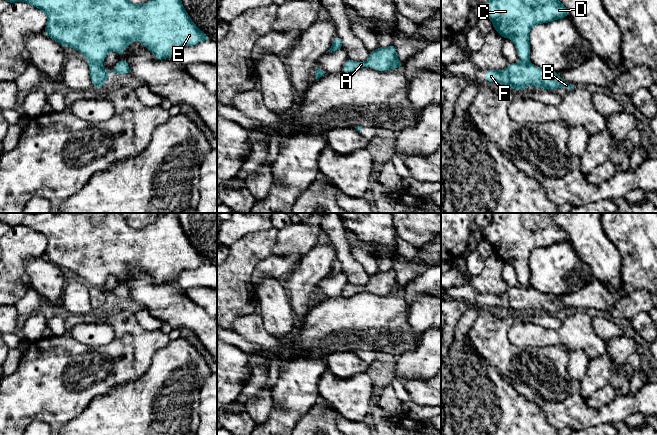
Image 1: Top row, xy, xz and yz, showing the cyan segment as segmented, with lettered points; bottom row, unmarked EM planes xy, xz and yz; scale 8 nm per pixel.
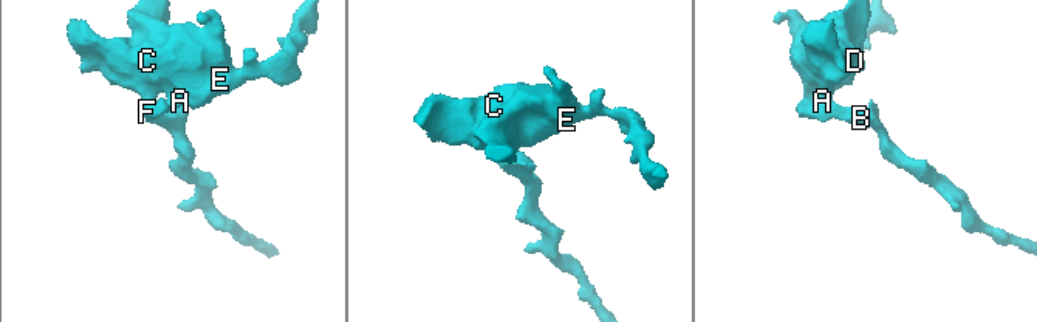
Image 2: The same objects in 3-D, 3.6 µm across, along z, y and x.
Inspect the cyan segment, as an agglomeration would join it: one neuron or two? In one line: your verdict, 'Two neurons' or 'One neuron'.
Two neurons

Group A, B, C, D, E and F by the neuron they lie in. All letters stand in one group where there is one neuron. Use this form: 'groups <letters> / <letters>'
groups A C D E / B F

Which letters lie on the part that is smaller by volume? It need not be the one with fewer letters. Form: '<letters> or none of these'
B, F

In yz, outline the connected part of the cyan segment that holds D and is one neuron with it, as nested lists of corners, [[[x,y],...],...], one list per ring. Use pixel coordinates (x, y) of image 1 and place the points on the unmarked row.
[[[492,213],[491,222],[480,232],[503,261],[510,262],[521,287],[528,287],[528,259],[535,248],[569,240],[555,220],[556,213]]]

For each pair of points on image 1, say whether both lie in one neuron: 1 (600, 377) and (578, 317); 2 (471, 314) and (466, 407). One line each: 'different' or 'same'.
1: different
2: same

